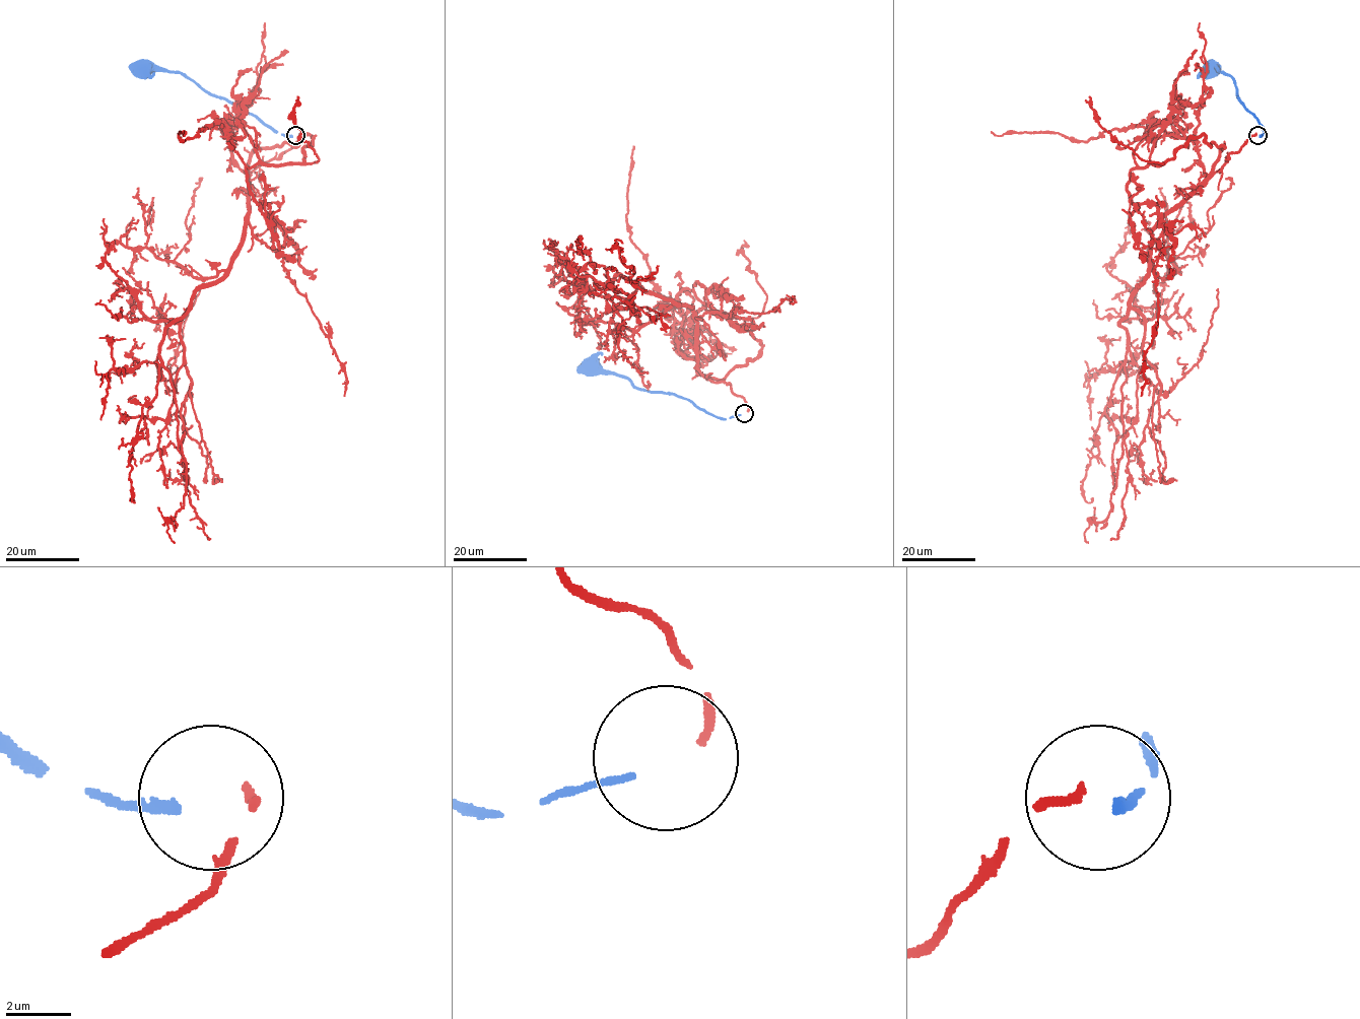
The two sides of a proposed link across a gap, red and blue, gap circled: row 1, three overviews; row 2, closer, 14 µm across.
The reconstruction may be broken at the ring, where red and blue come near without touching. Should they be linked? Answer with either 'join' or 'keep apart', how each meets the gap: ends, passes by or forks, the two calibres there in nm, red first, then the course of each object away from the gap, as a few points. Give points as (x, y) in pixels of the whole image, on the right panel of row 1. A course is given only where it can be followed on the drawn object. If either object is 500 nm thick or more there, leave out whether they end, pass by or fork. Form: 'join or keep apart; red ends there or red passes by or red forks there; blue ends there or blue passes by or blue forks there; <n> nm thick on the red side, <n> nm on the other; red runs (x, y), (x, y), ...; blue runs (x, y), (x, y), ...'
join; red ends there; blue ends there; 280 nm thick on the red side, 260 nm on the other; red runs (1255, 135), (1152, 231), (1151, 271), (1119, 321), (1127, 380), (1112, 505), (1103, 521), (1089, 525), (1088, 543); blue runs (1260, 135), (1264, 129), (1238, 98), (1234, 79), (1214, 66), (1210, 69)

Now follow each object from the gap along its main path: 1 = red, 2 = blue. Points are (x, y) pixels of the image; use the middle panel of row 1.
1: (747, 411), (730, 384), (700, 372), (691, 307), (621, 275), (608, 282), (634, 273), (622, 243)
2: (740, 415), (720, 418), (685, 398), (638, 389), (628, 379), (614, 374), (593, 374), (589, 369), (591, 364)

